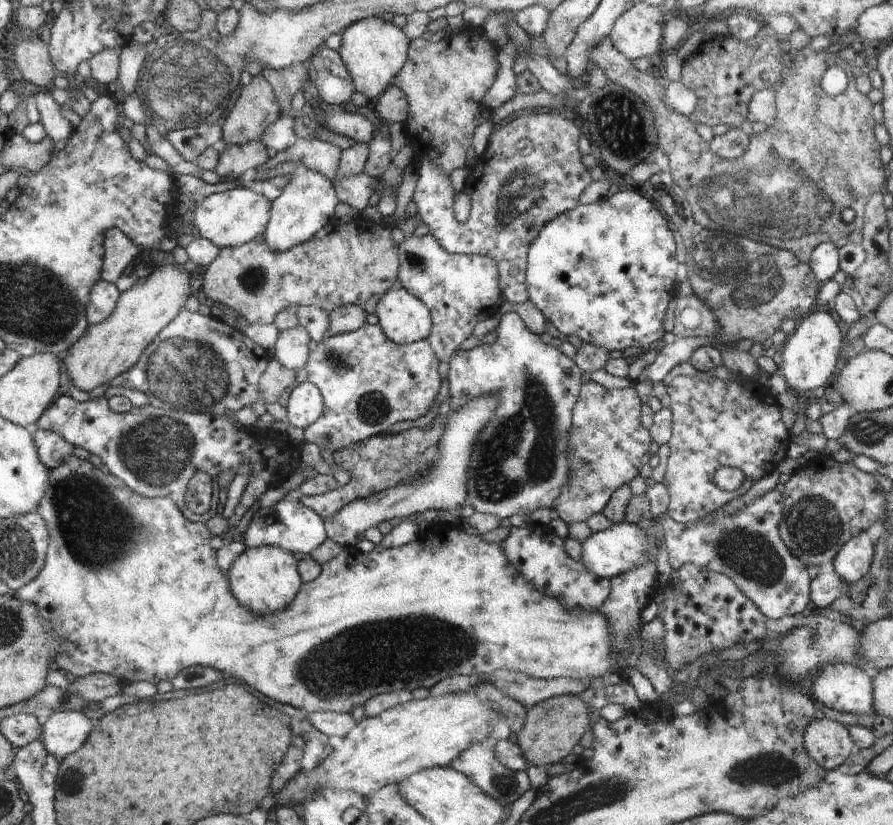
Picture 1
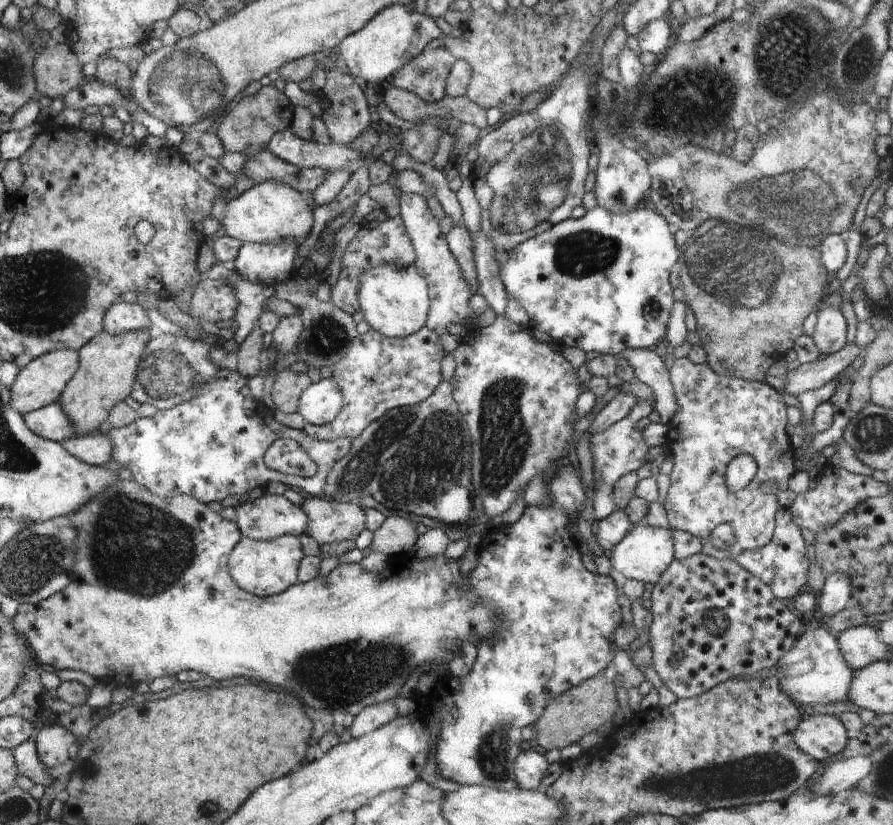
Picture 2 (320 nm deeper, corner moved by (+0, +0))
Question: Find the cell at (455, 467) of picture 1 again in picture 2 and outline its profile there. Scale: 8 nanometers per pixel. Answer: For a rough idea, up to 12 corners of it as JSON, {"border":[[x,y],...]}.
{"border":[[305,498],[305,534],[321,544],[356,540],[364,508]]}

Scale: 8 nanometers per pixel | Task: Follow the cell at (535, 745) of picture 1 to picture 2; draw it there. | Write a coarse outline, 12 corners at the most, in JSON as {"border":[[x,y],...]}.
{"border":[[609,674],[549,701],[536,744],[562,749],[618,710]]}

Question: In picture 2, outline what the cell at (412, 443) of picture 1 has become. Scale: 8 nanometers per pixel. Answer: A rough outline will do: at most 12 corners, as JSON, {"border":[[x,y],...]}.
{"border":[[442,381],[351,440],[323,492],[468,522],[471,436]]}

